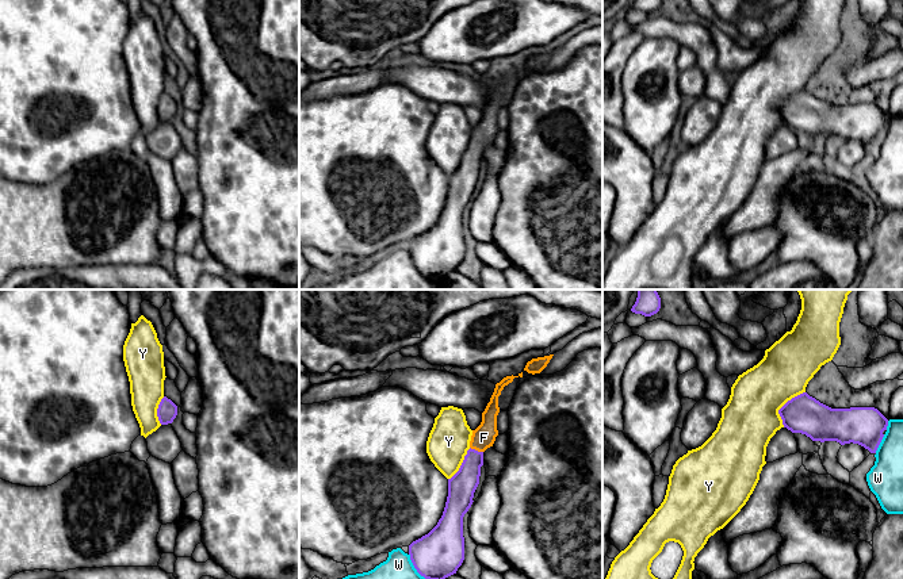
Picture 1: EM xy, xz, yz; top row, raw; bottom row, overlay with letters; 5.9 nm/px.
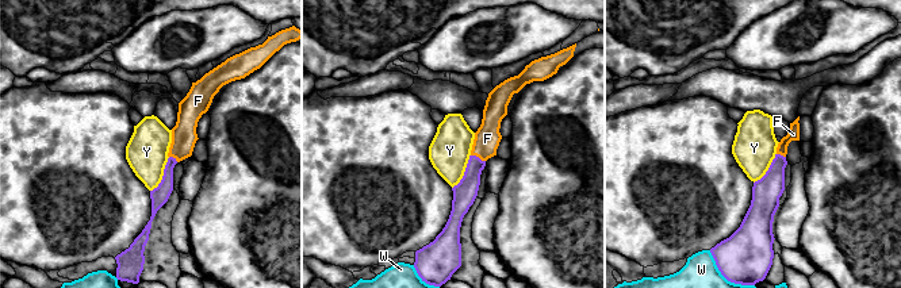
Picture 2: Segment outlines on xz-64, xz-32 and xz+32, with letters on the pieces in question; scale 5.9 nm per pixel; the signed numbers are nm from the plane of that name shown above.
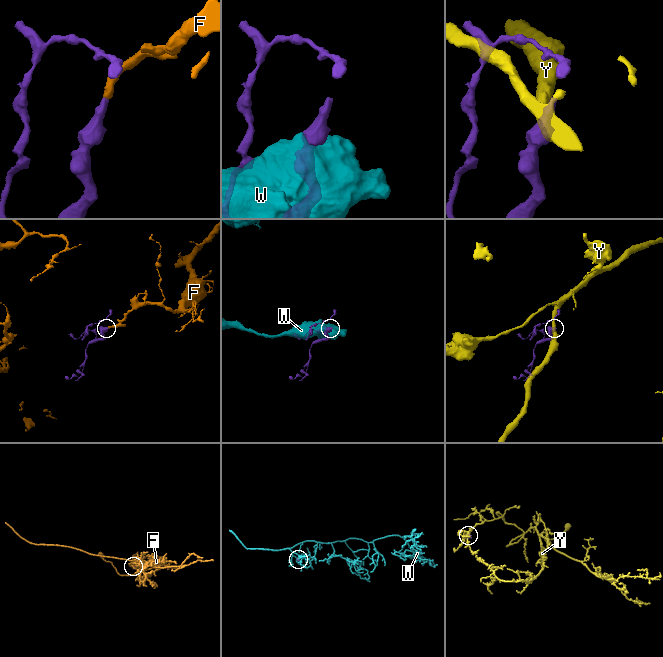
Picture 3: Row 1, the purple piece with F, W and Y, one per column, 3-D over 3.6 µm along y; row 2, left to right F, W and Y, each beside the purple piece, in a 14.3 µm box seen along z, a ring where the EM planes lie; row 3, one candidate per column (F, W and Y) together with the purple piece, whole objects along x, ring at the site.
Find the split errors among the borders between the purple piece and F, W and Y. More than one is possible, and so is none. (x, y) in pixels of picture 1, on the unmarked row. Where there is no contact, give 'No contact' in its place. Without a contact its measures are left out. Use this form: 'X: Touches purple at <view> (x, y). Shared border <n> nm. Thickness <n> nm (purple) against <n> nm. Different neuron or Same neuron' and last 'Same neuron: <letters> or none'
F: Touches purple at xz (477, 148). Shared border 90 nm. Thickness 160 nm (purple) against 140 nm. Same neuron
W: Touches purple at yz (879, 141). Shared border 130 nm. Thickness 220 nm (purple) against 200 nm. Different neuron
Y: Touches purple at yz (783, 103). Shared border 260 nm. Thickness 220 nm (purple) against 340 nm. Different neuron
Same neuron: F

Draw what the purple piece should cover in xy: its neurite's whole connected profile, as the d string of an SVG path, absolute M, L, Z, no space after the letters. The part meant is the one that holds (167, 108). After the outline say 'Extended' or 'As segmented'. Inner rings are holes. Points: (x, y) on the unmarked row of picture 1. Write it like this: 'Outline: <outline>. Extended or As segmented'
Outline: M164 93L157 106L157 114L161 122L172 120L177 112L177 103Z. As segmented

